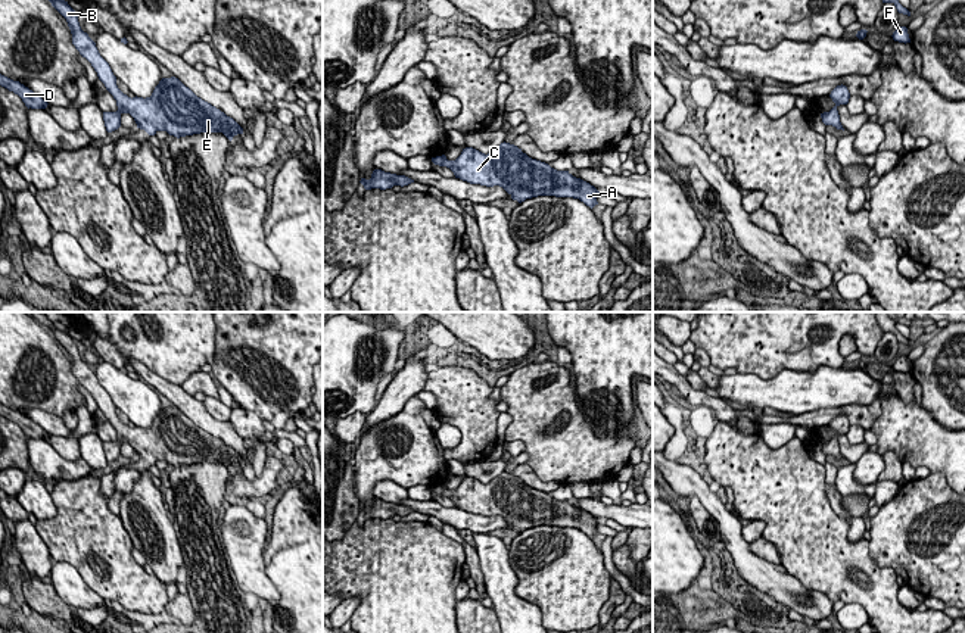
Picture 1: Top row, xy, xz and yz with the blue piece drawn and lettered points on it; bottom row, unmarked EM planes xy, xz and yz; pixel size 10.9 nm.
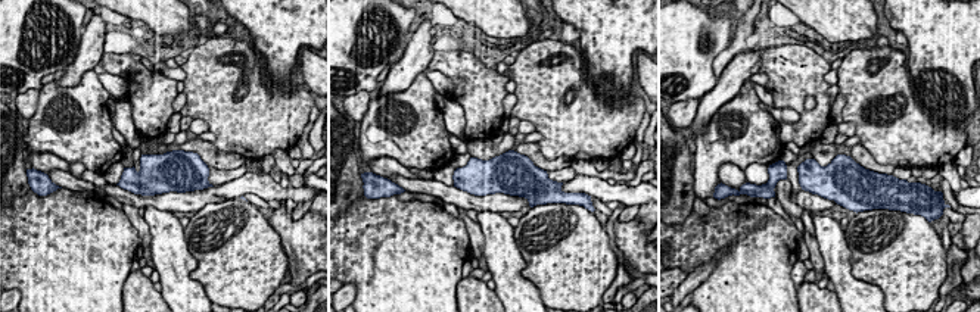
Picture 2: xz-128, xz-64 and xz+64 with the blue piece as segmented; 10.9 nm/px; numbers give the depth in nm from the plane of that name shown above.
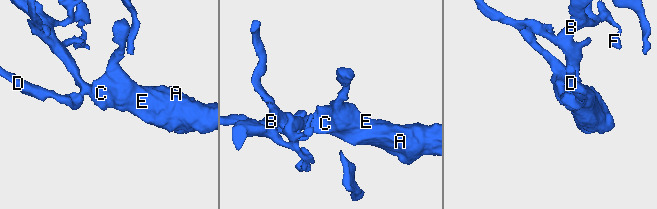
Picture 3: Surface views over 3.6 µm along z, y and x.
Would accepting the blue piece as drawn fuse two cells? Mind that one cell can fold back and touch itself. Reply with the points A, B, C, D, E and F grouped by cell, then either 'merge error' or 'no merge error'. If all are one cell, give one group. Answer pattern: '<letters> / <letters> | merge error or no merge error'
A B C D E F | no merge error

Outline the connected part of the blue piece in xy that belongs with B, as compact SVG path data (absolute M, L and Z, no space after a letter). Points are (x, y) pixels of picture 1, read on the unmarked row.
M27 312L46 327L52 336L66 349L72 364L72 374L85 387L106 420L116 430L116 442L103 442L108 462L121 456L121 445L130 443L137 458L149 465L166 461L177 468L200 464L222 462L230 471L234 465L243 464L243 458L224 442L197 427L178 408L162 408L150 427L128 427L116 415L109 393L100 386L96 372L80 356L77 342L57 324L49 324L43 312Z

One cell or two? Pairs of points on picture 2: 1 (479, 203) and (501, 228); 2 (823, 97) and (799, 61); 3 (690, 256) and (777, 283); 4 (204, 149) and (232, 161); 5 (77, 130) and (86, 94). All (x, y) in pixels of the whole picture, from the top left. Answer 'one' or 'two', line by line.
1: two
2: one
3: one
4: one
5: one

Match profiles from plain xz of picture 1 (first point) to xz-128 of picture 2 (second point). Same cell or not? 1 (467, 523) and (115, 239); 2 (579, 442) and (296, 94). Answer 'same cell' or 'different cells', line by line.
1: different cells
2: same cell

